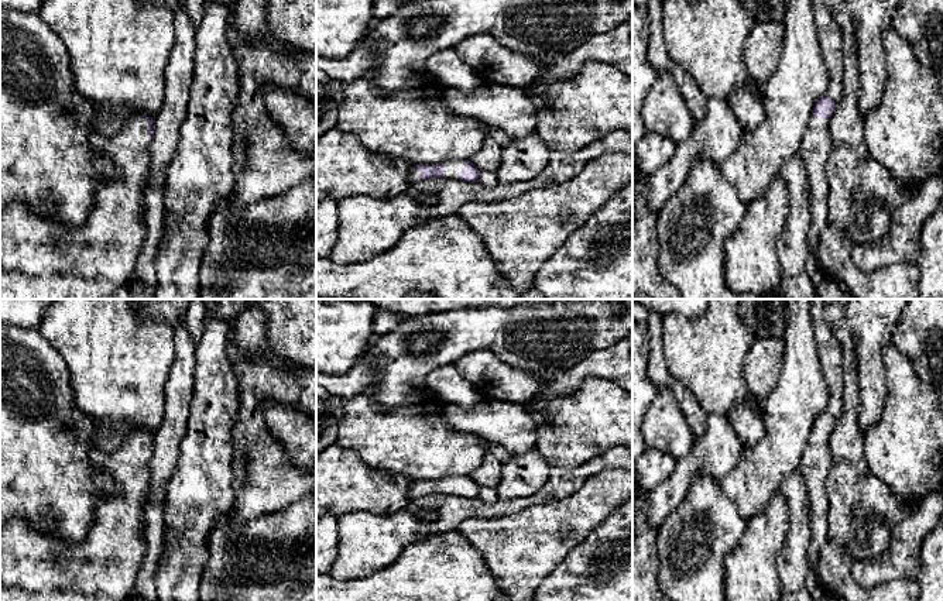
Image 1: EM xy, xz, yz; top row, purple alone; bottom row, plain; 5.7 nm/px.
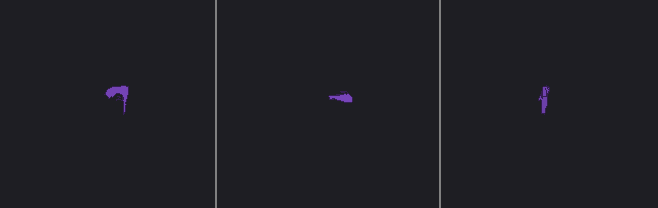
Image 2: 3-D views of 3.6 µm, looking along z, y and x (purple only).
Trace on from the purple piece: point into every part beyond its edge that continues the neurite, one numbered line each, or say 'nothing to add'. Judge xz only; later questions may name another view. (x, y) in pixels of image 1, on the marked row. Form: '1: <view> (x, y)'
1: xz (452, 168)

